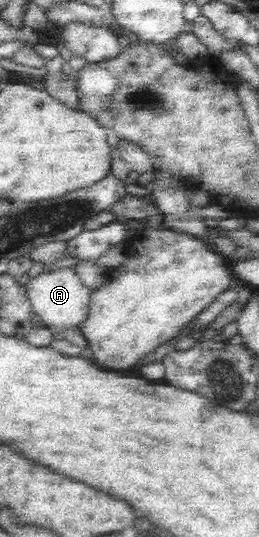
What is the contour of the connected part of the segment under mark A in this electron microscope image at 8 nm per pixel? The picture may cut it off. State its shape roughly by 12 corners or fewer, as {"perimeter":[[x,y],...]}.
{"perimeter":[[70,267],[30,278],[31,310],[50,332],[81,330],[91,289]]}

